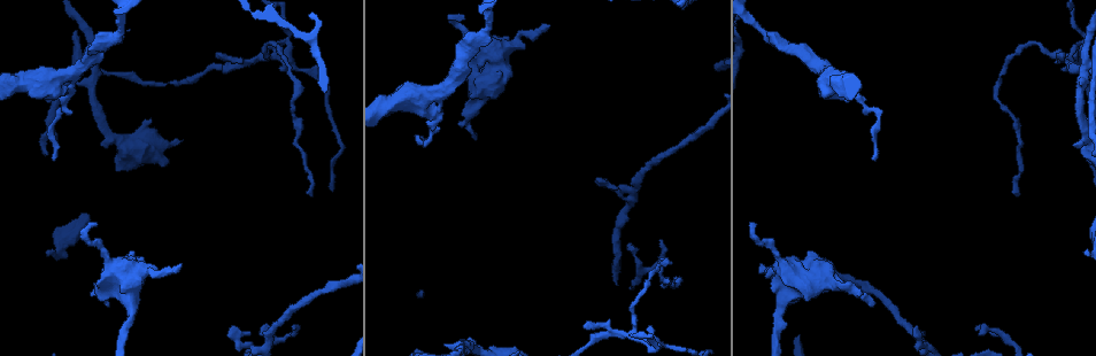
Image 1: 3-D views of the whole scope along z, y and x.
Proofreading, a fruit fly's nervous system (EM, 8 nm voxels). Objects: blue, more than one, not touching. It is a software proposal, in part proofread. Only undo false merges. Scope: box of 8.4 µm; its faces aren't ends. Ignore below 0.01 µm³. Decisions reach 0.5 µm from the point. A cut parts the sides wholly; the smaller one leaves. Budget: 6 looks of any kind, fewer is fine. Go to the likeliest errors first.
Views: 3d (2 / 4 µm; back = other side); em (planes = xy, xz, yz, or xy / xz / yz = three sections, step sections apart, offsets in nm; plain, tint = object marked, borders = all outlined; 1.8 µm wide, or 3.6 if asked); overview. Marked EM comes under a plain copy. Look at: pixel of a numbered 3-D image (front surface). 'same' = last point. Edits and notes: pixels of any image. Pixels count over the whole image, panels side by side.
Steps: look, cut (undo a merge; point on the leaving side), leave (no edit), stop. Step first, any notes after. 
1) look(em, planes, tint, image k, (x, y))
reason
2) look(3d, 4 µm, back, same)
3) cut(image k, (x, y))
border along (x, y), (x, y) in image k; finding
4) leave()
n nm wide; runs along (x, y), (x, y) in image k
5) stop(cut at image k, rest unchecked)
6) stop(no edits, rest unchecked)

look(3d, 2 µm, image 1, (1070, 57))
looks like a crossing

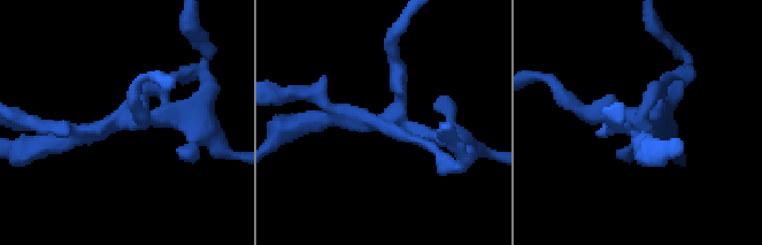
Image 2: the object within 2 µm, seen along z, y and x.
look(em, planes, tint, image 2, (391, 118))
4 arms; shape alone is not enough

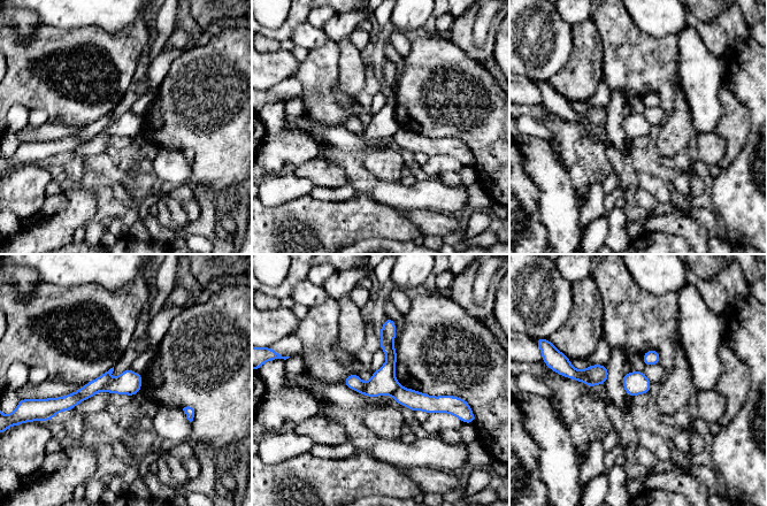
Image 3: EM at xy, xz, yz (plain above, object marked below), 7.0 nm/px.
cut(image 3, (47, 408))
the part that leaves runs along (389, 321), (390, 366), (368, 393) in image 3; two neurons meet here

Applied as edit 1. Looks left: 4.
look(overview)
see it whole again

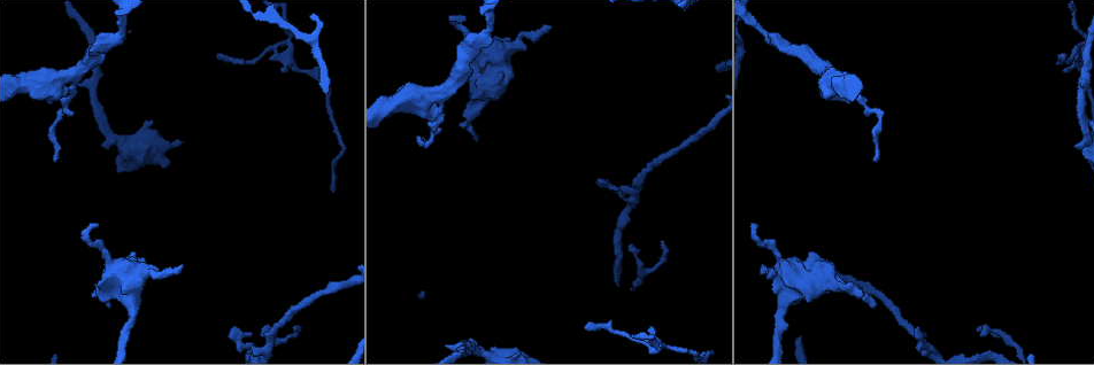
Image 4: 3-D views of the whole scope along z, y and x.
look(em, 3.6 µm, xy, step 16, tint, image 4, (495, 67))
calibre changes

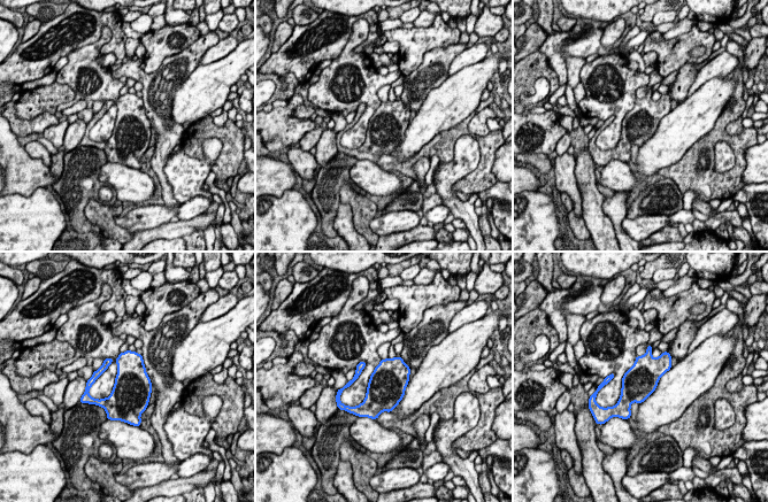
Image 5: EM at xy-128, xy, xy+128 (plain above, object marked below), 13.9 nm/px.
look(em, 3.6 µm, planes, borders, same)
cut it another way

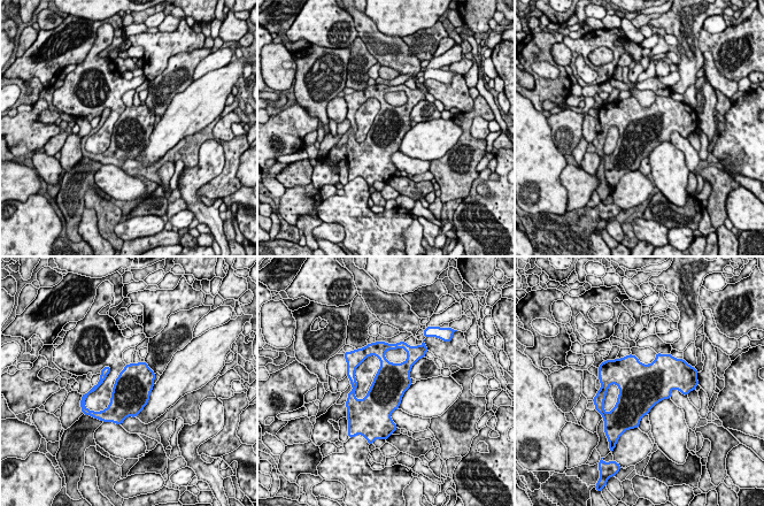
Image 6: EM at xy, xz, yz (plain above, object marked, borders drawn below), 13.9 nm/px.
leave()
continuous, no second neuron

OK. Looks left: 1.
stop(cut at image 3, rest unchecked)

